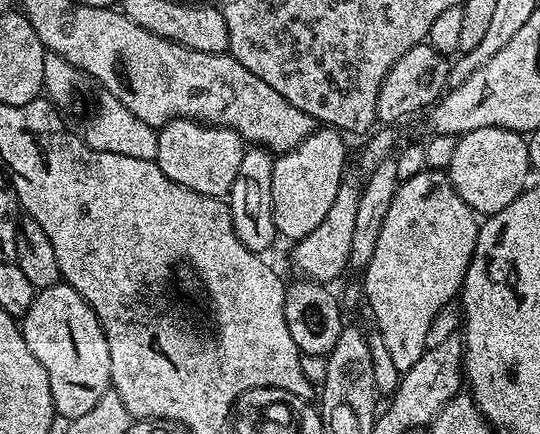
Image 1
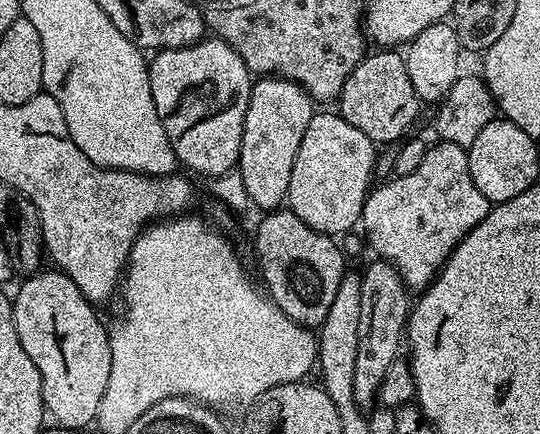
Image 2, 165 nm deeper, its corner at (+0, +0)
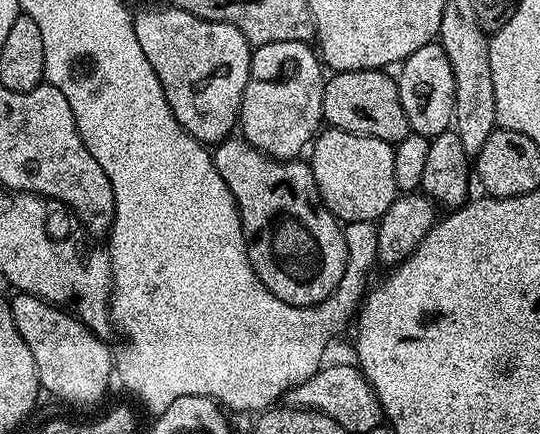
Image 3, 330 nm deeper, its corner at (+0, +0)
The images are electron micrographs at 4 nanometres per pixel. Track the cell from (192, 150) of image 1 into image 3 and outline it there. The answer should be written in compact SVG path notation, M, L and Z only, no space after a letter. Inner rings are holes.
M171 6L148 8L140 13L137 11L132 25L138 38L138 46L142 46L146 62L154 66L154 74L158 74L158 82L166 94L166 102L176 121L205 146L215 146L220 141L229 139L237 127L242 94L248 85L253 53L248 39L234 26L204 20L186 10L178 10Z

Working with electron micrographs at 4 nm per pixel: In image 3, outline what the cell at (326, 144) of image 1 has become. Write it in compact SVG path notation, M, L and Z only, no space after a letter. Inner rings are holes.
M328 126L313 139L311 152L314 182L324 205L336 215L337 220L344 224L376 222L396 201L398 189L394 182L394 147L382 138Z

